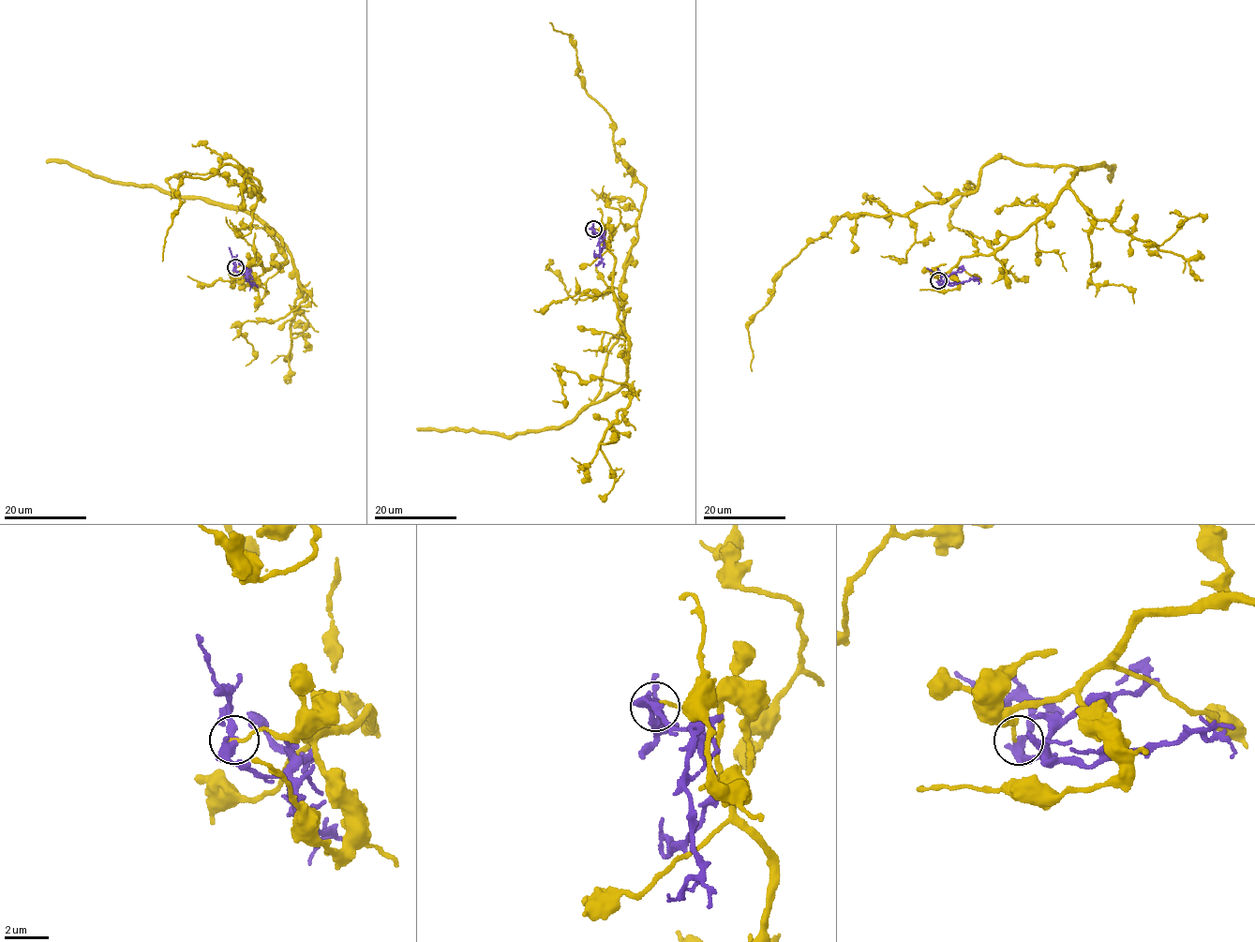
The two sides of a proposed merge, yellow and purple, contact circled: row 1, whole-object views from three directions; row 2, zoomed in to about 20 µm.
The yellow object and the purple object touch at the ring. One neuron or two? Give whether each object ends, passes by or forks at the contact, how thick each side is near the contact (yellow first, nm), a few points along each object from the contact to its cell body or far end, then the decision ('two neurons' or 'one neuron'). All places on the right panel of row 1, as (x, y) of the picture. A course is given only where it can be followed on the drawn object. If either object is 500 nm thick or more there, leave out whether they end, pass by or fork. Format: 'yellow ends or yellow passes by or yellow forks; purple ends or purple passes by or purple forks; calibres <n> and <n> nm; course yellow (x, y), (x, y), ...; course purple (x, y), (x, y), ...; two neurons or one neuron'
yellow ends; purple passes by; calibres 160 and 400 nm; course yellow (938, 281), (1020, 237), (1078, 168), (998, 157), (975, 190), (839, 217), (784, 264), (748, 326), (752, 371); course purple (938, 281), (940, 284), (954, 285), (972, 279), (978, 284); two neurons

